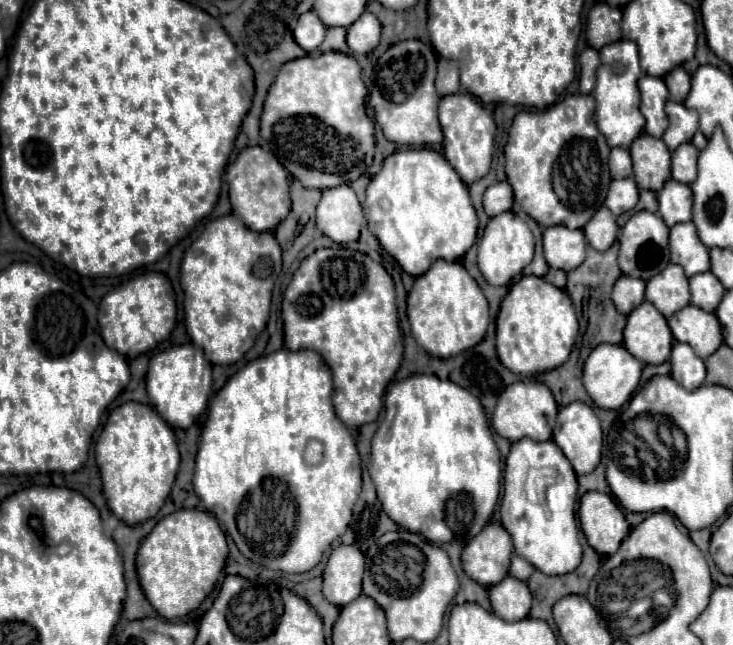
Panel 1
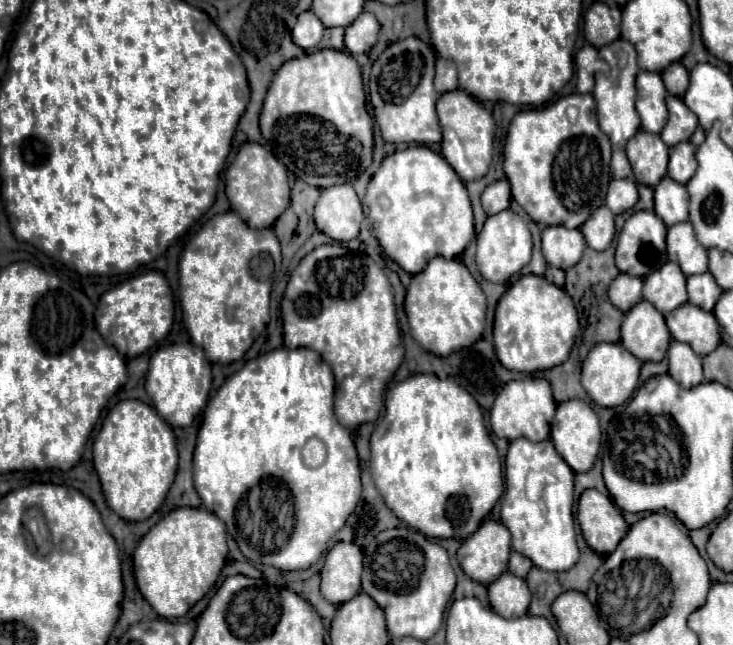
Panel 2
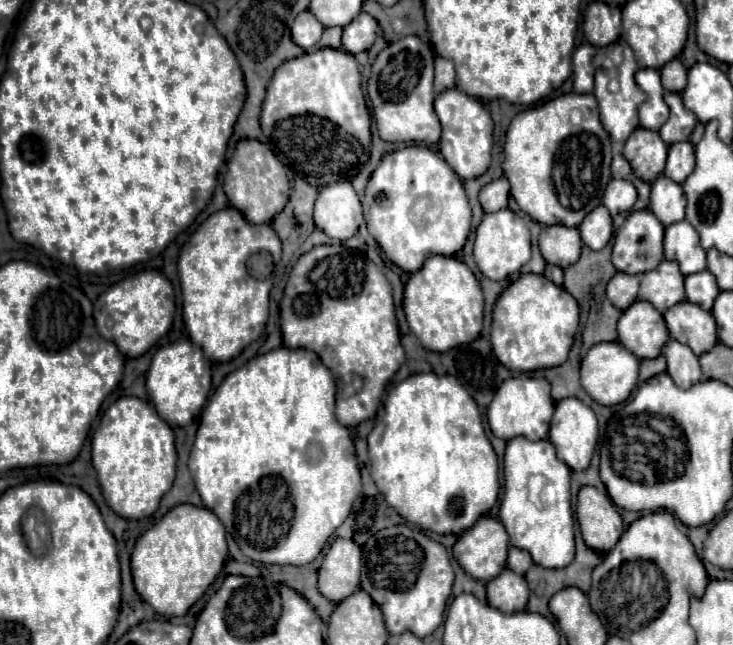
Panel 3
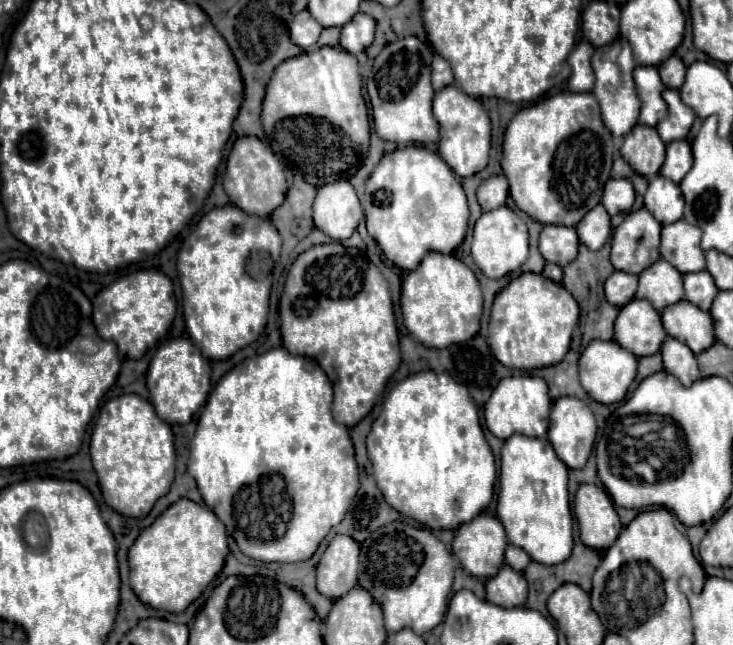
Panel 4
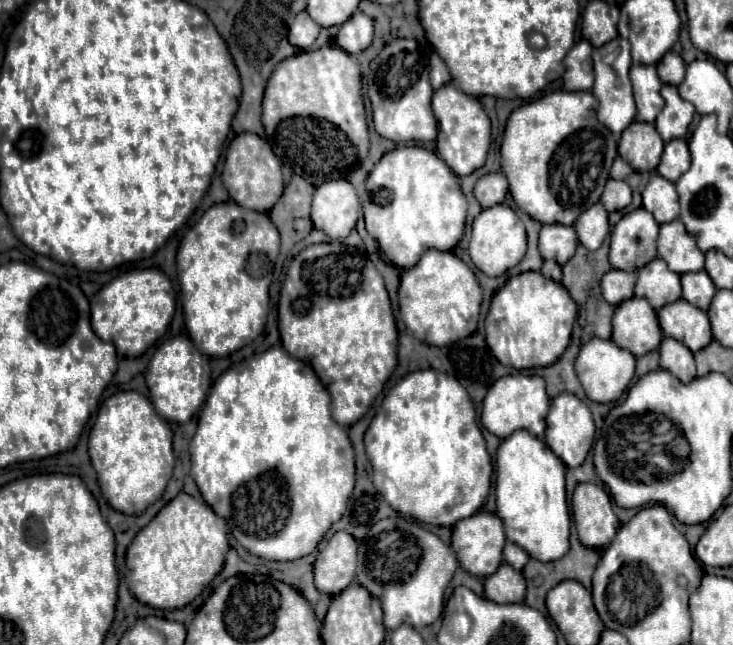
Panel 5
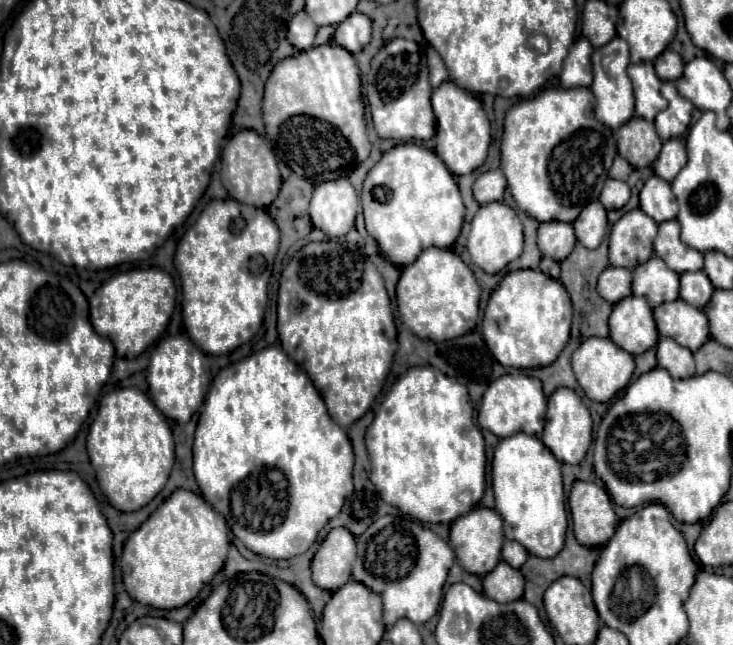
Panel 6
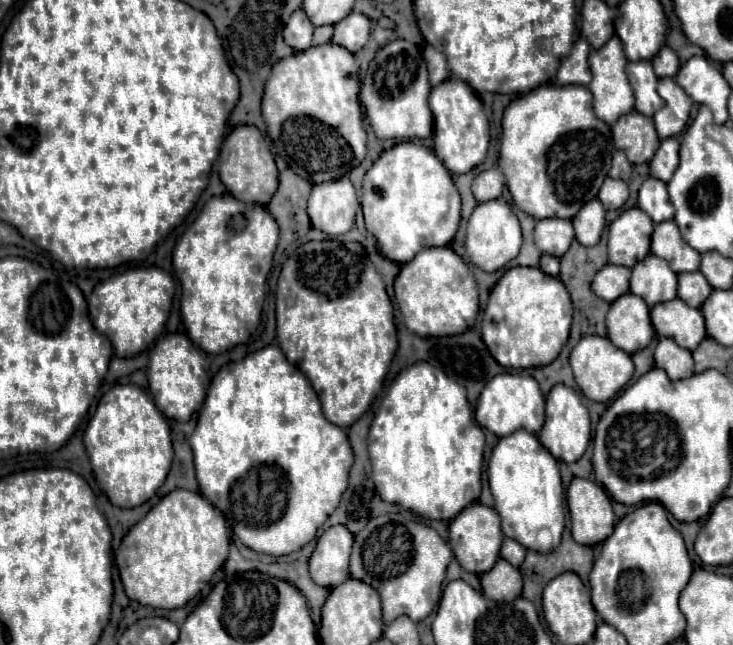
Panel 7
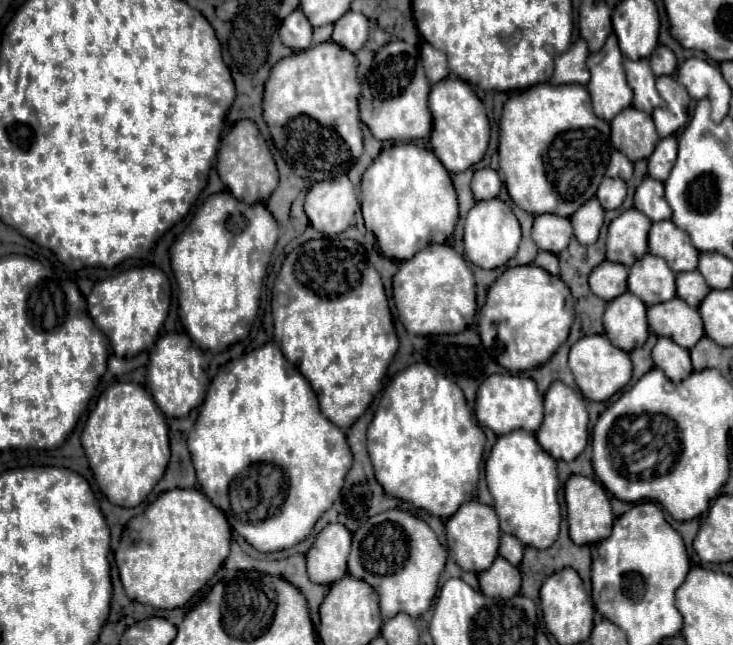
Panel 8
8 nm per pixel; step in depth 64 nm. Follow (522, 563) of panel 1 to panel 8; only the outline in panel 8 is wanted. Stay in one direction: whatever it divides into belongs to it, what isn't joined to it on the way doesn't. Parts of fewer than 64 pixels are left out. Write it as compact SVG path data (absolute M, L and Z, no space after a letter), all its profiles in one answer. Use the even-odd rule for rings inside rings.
M504 534L502 542L500 542L500 556L506 558L510 564L518 566L524 556L524 544L520 544L520 540L516 540L516 536Z

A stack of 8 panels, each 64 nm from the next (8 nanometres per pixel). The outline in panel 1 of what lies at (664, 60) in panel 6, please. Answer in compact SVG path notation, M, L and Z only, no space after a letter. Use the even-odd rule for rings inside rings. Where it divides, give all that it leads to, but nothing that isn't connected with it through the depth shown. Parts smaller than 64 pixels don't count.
M676 68L676 72L668 72L668 76L664 76L664 82L668 86L672 100L676 100L676 102L686 100L688 92L690 92L690 76L682 68Z

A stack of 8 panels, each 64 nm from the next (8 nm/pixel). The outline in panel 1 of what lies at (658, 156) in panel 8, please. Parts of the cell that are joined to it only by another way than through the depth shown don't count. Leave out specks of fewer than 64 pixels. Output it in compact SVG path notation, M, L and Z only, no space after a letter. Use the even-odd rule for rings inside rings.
M688 142L676 148L672 154L672 178L682 184L692 184L696 180L696 162L698 162L698 148Z

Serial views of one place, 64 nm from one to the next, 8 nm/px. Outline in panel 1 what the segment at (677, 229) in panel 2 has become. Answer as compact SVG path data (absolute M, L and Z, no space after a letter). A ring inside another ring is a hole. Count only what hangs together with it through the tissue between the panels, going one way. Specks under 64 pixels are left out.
M684 222L670 228L670 254L672 262L680 264L688 278L710 270L710 252L698 238L694 222Z

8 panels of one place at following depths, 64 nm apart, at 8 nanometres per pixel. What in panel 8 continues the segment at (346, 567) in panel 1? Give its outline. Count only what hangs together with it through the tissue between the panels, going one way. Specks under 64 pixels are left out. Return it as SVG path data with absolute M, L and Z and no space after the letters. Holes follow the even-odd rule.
M328 524L306 554L308 576L316 584L334 584L346 576L352 534L342 524Z

